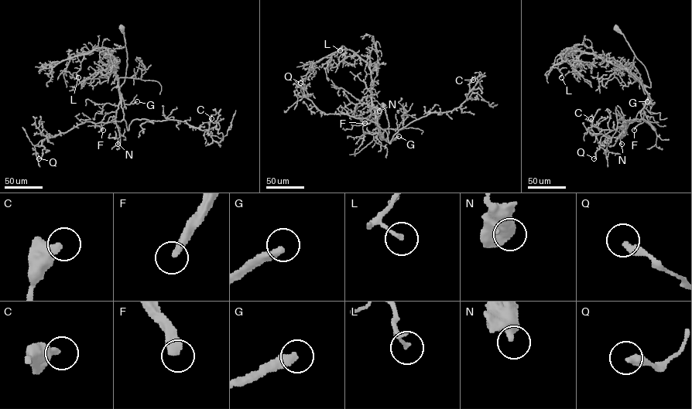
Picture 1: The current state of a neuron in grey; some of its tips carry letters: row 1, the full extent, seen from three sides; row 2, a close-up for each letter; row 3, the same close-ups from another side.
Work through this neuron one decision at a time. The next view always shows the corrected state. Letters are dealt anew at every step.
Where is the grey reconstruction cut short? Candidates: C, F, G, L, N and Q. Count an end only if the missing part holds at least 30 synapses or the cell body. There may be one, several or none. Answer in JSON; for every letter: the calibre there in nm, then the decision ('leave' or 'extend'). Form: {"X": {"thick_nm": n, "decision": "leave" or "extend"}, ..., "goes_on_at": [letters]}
{"C": {"thick_nm": 440, "decision": "leave"}, "F": {"thick_nm": 360, "decision": "extend"}, "G": {"thick_nm": 360, "decision": "extend"}, "L": {"thick_nm": 160, "decision": "leave"}, "N": {"thick_nm": 480, "decision": "leave"}, "Q": {"thick_nm": 360, "decision": "leave"}, "goes_on_at": ["F", "G"]}

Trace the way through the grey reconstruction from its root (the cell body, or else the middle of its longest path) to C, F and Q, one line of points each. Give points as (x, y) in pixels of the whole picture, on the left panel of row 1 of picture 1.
C: (121, 28), (127, 67), (118, 86), (127, 129), (137, 119), (173, 120), (207, 134), (211, 118)
F: (121, 28), (127, 52), (125, 76), (118, 85), (118, 108), (104, 115), (103, 130)
Q: (121, 28), (127, 58), (125, 81), (118, 85), (123, 118), (85, 121), (46, 138), (39, 158)

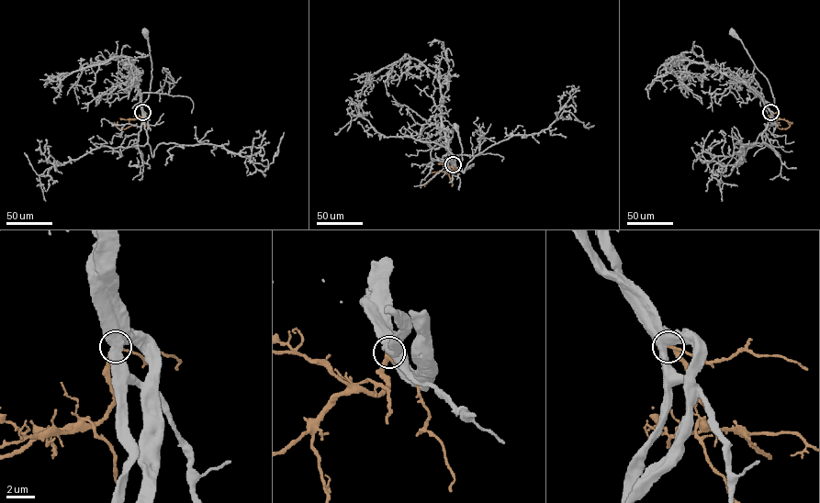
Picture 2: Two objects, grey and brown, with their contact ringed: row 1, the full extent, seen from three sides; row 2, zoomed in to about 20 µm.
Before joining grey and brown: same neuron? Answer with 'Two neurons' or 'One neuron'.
One neuron

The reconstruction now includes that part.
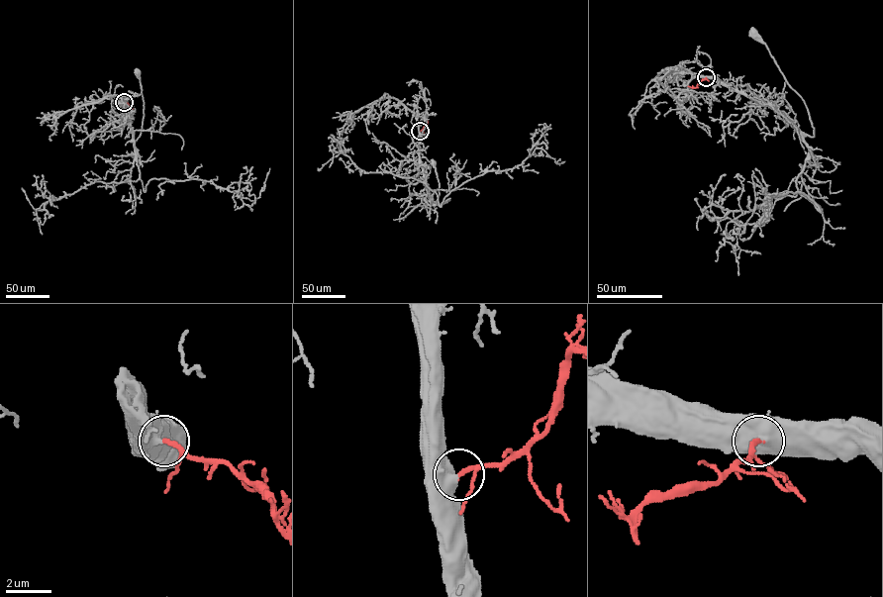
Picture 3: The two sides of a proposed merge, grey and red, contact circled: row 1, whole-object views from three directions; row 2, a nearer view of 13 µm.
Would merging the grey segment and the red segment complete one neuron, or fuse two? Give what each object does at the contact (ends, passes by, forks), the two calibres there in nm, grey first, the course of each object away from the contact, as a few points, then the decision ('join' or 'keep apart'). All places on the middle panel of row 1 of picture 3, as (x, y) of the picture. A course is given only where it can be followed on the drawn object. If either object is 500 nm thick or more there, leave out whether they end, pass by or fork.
grey passes by | red passes by | 440/150 nm | grey via (420, 131), (420, 163), (429, 201), (435, 202), (439, 183), (432, 162) | red via (420, 131), (427, 124), (427, 119) | join

